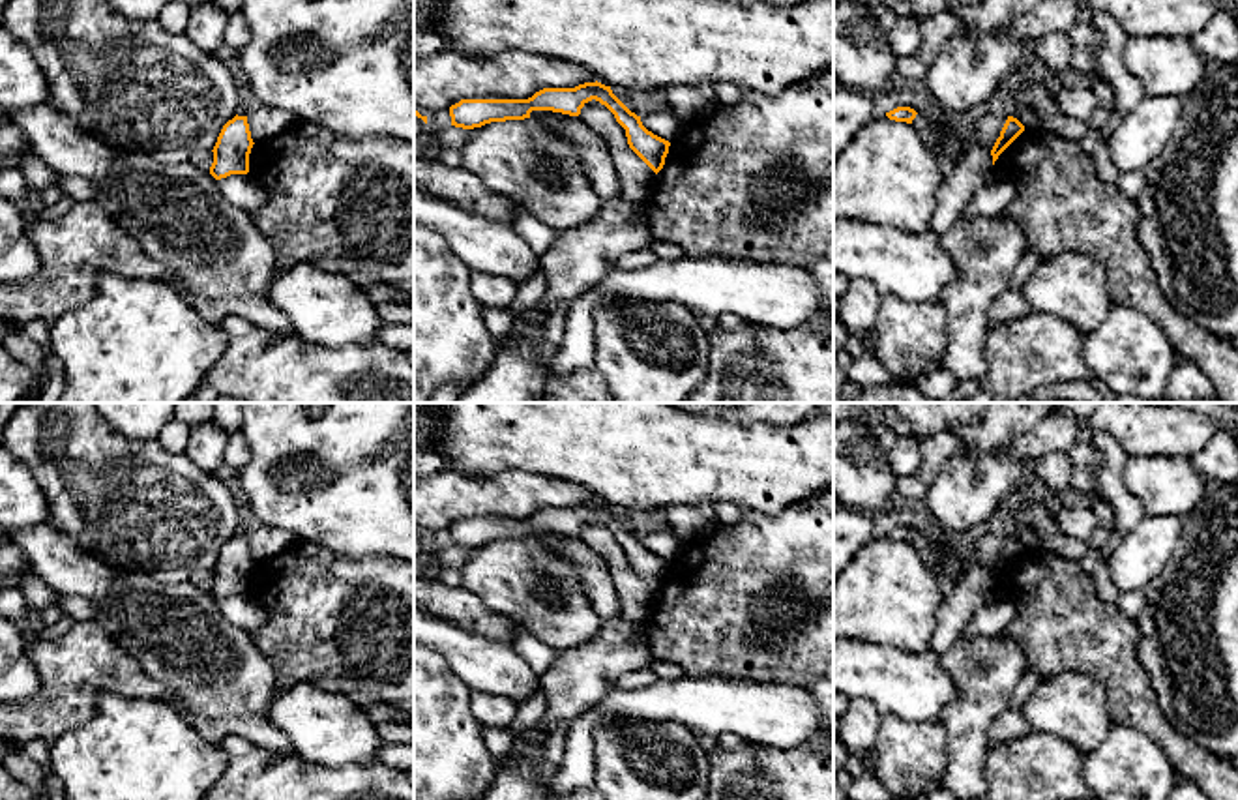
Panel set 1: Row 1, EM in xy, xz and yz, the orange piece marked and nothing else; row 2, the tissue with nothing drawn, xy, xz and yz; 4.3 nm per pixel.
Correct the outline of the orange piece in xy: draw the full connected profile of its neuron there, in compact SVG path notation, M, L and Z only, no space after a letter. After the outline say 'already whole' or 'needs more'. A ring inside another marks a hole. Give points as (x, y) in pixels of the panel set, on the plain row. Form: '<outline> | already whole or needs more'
M234 536L228 540L214 566L214 583L210 594L215 600L227 598L230 594L249 592L249 573L253 568L253 558L247 543L247 536Z | already whole

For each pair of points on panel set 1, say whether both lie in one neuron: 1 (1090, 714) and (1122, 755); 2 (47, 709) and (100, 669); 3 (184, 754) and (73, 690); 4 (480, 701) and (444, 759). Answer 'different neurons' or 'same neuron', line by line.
1: different neurons
2: same neuron
3: different neurons
4: different neurons

